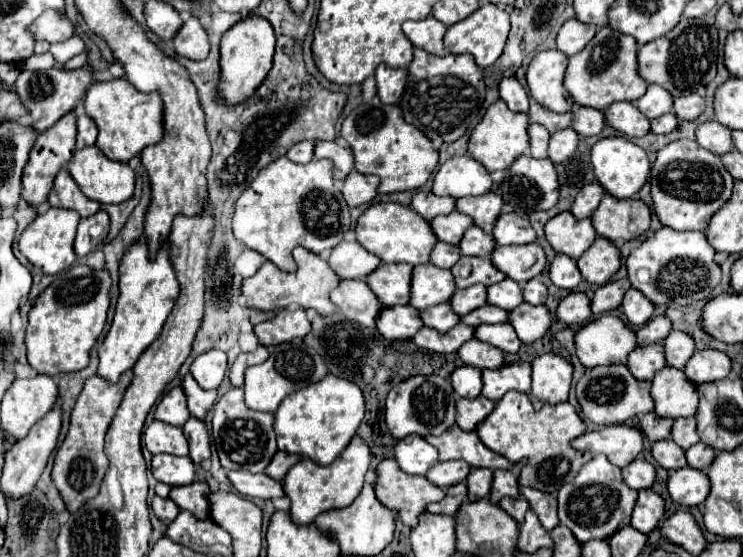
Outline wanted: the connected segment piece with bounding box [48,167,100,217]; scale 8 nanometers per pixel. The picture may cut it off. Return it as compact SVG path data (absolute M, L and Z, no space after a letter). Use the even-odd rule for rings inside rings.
M66 167L60 169L60 173L56 175L54 187L50 191L48 203L52 207L62 207L62 209L74 209L80 213L80 217L90 217L100 209L100 203L86 199L80 191L80 187L76 185L76 181L72 179L72 175L68 173Z

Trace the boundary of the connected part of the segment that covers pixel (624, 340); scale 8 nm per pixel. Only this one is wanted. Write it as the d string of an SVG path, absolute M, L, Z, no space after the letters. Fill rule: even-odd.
M602 315L602 317L586 323L576 333L576 355L586 369L592 369L598 365L618 365L618 363L624 365L632 349L636 349L634 331L622 319L618 319L614 315Z

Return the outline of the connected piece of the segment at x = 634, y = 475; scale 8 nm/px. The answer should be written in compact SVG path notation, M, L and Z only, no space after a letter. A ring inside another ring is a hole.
M634 459L630 465L626 465L622 469L622 477L624 477L624 481L626 481L628 487L632 487L632 489L638 491L638 489L652 487L656 471L654 471L654 467L650 463L646 463L642 459Z

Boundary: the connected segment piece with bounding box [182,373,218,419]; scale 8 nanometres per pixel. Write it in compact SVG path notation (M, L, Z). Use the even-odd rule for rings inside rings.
M188 373L186 377L184 377L184 381L182 381L182 389L184 389L184 393L186 393L186 399L188 399L188 409L190 409L190 413L194 415L194 417L198 417L198 419L204 419L204 415L210 411L210 407L214 405L214 401L216 401L216 391L206 391L206 389L202 389L196 381L194 381L194 377Z

